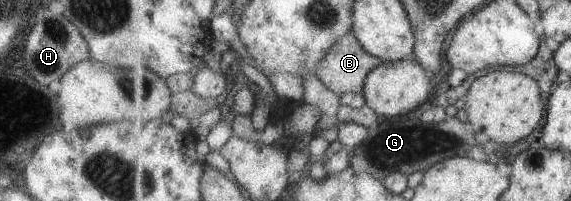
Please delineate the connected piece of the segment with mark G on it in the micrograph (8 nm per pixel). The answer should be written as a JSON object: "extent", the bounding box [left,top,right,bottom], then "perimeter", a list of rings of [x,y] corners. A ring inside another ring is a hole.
{"extent":[351,116,482,181],"perimeter":[[[399,116],[392,118],[381,118],[379,125],[375,128],[371,128],[368,131],[367,139],[354,147],[351,151],[351,165],[358,171],[366,174],[374,175],[380,180],[385,181],[391,174],[401,172],[405,175],[413,175],[417,171],[426,172],[431,169],[436,163],[442,162],[443,160],[455,157],[465,156],[471,149],[475,149],[475,145],[482,144],[482,136],[478,133],[473,134],[469,131],[470,125],[465,121],[461,121],[456,116],[446,116],[442,122],[430,122],[425,123],[420,119],[413,119],[407,116]]]}

